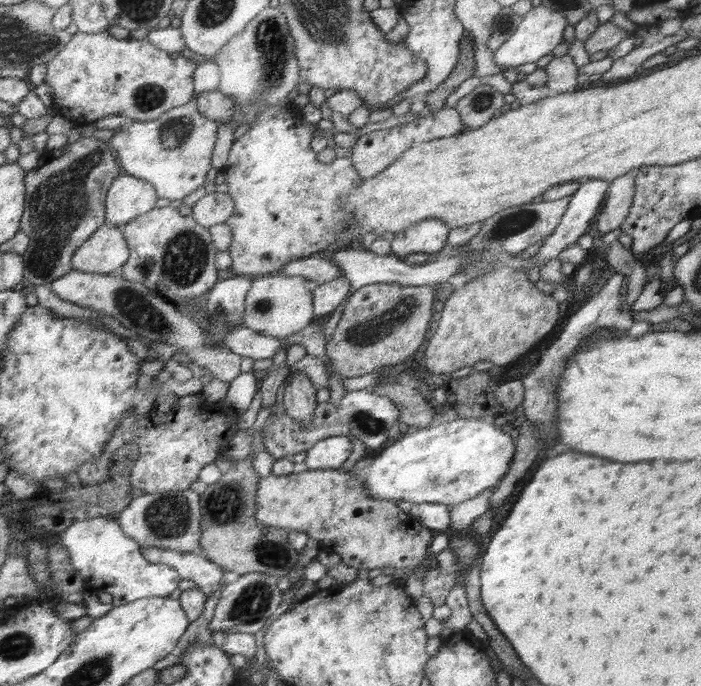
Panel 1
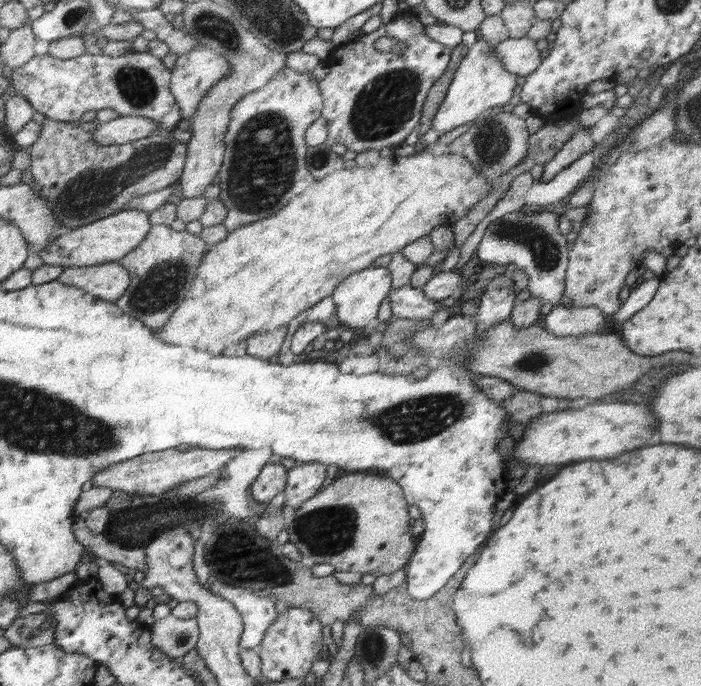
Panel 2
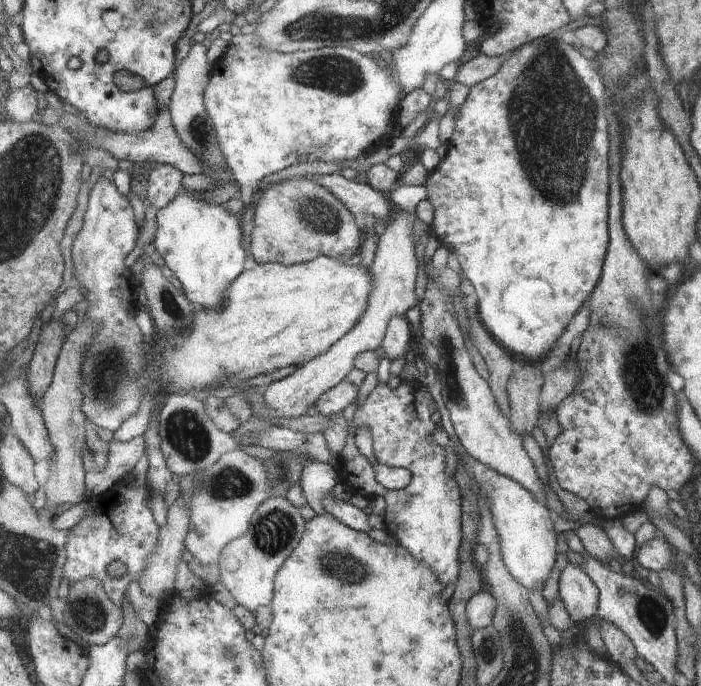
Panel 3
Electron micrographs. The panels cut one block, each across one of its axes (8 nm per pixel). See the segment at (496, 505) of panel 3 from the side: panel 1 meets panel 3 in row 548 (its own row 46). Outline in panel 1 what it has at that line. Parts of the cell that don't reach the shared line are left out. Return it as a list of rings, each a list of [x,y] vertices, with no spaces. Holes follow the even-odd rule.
[[[536,5],[523,17],[517,29],[509,39],[494,52],[494,62],[499,67],[513,66],[519,69],[529,69],[537,61],[550,55],[552,50],[562,42],[562,32],[566,28],[566,17],[551,8]]]

